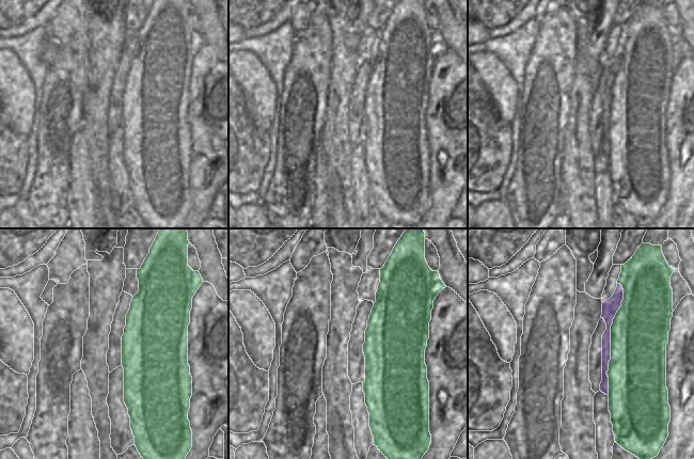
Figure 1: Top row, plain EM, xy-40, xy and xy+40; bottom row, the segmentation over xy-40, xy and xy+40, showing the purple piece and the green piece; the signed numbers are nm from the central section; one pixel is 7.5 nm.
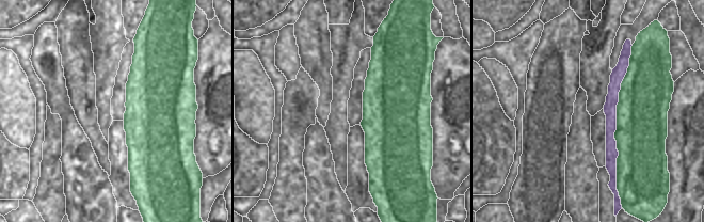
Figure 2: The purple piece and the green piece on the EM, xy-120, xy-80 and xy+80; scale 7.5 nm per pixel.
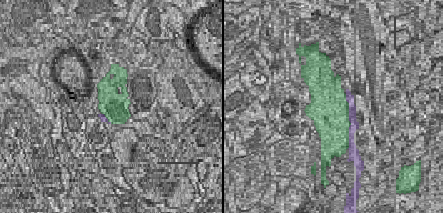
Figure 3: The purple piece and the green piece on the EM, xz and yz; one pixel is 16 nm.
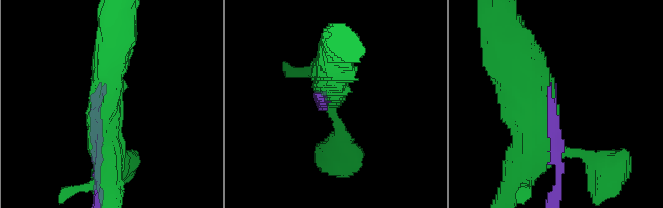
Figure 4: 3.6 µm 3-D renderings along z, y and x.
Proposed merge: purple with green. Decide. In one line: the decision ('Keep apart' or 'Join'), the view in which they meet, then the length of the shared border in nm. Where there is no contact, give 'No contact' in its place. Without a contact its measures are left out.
Keep apart. Touches purple in xy+40. Shared border 850 nm.

